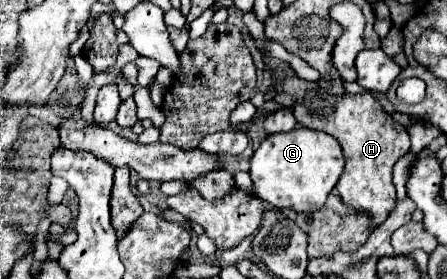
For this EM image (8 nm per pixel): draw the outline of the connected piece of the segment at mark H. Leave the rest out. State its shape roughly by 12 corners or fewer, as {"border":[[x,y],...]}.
{"border":[[300,76],[278,88],[300,126],[344,150],[340,198],[378,226],[396,206],[408,130],[372,92],[332,96]]}

